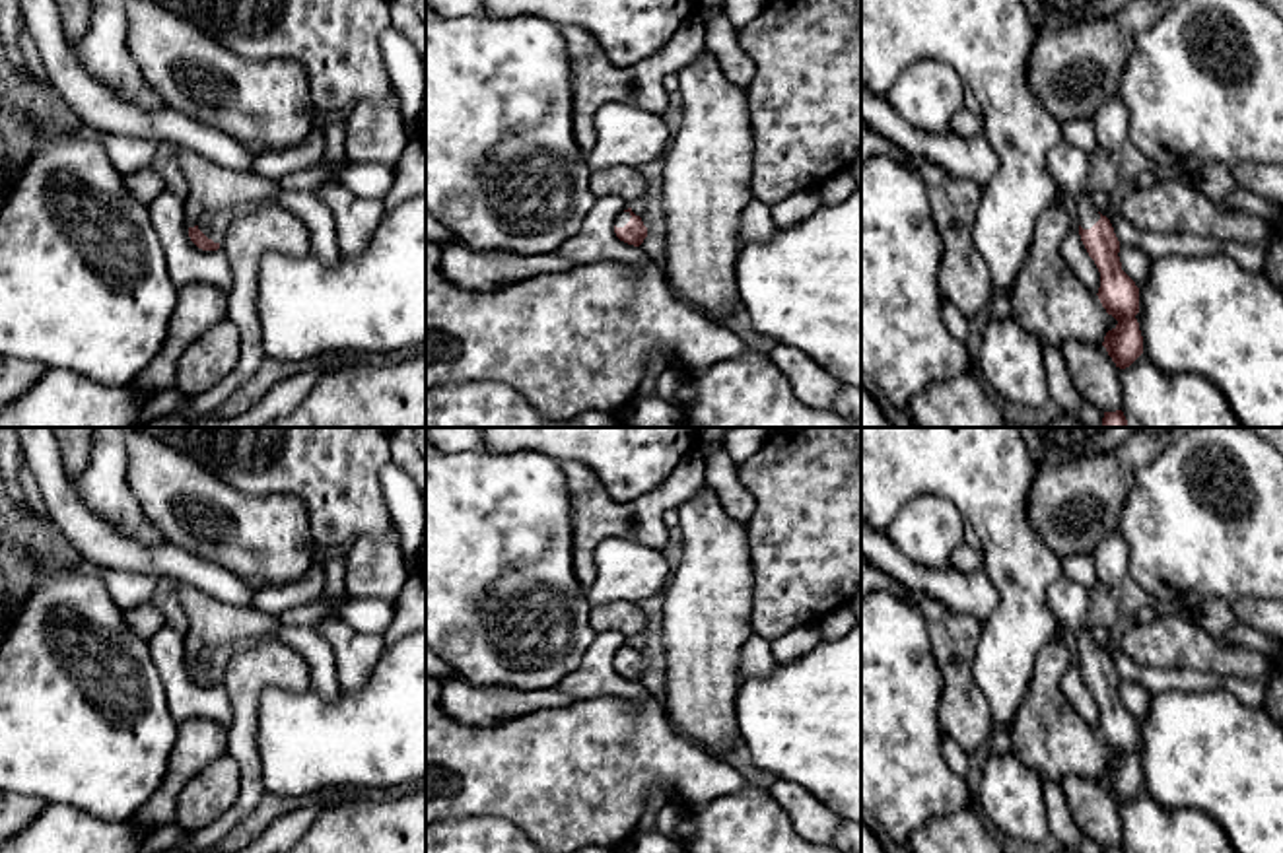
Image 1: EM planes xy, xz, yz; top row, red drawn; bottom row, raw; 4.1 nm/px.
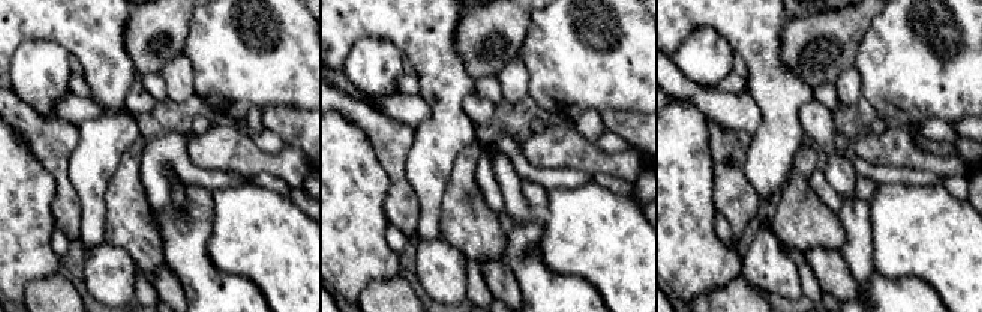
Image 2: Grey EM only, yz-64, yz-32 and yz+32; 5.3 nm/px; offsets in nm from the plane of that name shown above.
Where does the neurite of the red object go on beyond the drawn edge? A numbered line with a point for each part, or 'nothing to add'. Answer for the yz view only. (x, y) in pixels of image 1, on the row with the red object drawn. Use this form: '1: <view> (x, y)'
1: yz (1068, 164)

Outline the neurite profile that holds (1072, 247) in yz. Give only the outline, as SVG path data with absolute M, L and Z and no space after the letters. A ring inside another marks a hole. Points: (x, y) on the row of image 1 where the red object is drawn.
M1073 223L1063 237L1059 245L1061 256L1071 268L1071 272L1077 276L1077 280L1091 291L1098 293L1100 288L1100 272L1094 264L1094 260L1089 256L1081 235L1079 235L1079 225Z

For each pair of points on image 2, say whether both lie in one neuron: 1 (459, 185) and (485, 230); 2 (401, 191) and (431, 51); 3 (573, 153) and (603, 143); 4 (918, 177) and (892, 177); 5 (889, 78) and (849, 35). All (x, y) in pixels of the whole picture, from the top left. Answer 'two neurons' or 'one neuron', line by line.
1: one neuron
2: two neurons
3: two neurons
4: one neuron
5: two neurons

